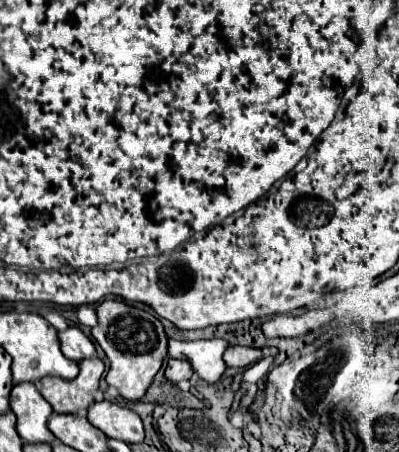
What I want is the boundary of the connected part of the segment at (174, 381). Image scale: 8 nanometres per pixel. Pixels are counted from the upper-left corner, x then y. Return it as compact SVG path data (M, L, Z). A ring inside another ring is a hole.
M169 359L167 369L165 369L165 377L171 385L179 385L181 381L189 381L193 375L193 369L187 361L179 361L179 359Z

